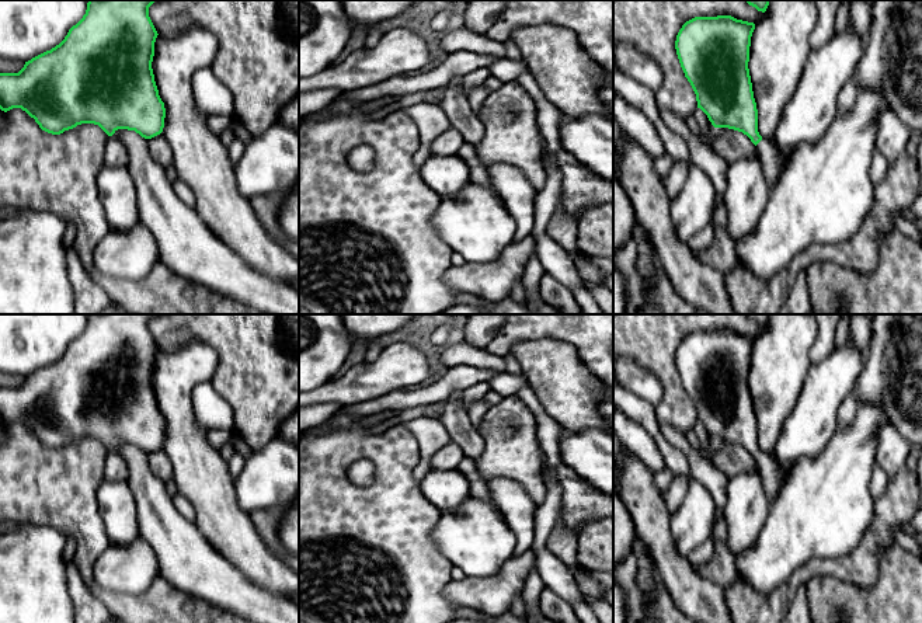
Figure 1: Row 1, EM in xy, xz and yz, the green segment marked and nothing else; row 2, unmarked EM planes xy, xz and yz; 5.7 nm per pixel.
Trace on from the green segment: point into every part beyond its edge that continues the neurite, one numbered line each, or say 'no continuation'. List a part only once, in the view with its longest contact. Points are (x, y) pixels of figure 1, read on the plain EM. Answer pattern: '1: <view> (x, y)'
1: yz (771, 472)

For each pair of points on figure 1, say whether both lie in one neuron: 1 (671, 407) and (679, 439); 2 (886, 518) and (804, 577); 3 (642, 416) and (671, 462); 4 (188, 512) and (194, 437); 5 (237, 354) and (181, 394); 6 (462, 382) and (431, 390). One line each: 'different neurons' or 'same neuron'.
1: different neurons
2: same neuron
3: same neuron
4: different neurons
5: different neurons
6: same neuron

